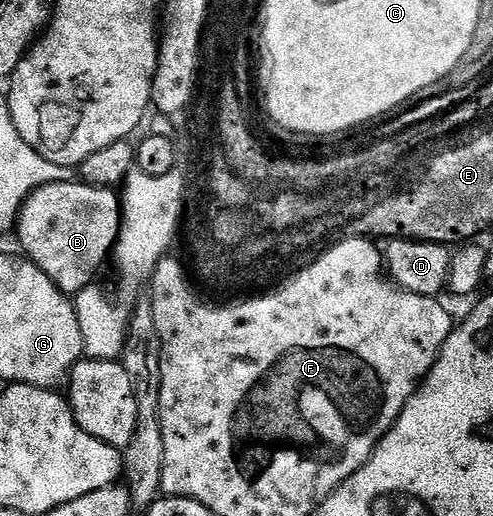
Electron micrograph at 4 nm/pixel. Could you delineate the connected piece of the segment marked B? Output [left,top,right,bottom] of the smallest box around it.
[17,181,123,296]

